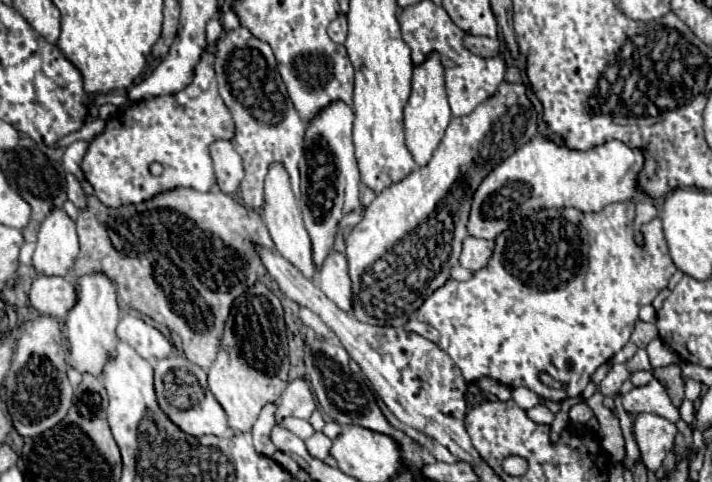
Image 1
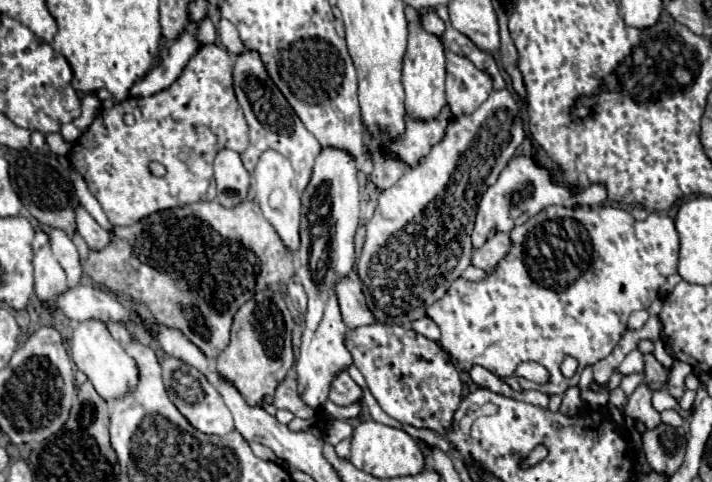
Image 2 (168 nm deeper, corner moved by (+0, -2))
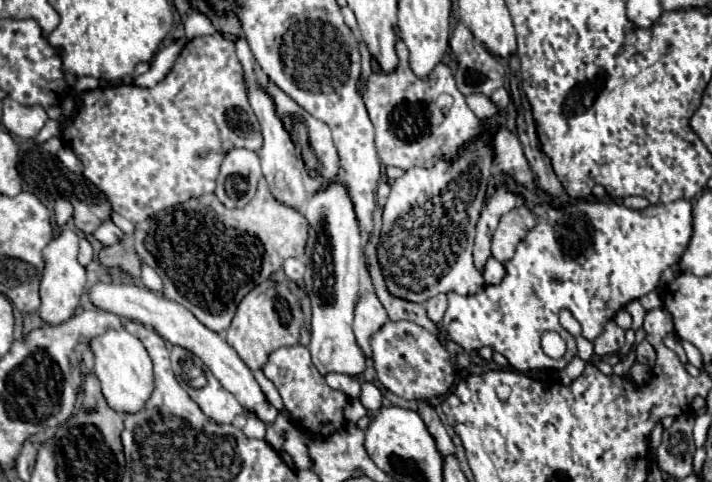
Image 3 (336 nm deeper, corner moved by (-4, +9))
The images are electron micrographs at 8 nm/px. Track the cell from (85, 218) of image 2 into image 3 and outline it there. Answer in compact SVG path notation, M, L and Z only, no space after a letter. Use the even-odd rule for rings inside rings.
M105 221L93 235L103 245L115 245L115 243L119 243L125 237L125 233L115 223L111 223L111 221Z

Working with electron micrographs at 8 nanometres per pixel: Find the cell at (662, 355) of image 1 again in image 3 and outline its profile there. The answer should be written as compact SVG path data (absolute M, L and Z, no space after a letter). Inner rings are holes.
M631 301L625 305L625 311L631 315L633 319L633 329L639 329L641 323L643 323L643 317L645 317L645 309L641 307L639 301Z

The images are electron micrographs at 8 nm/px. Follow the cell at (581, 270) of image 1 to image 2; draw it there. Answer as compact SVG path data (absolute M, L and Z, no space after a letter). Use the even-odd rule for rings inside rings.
M604 203L597 206L586 206L589 208L580 208L584 206L578 206L577 208L551 206L551 208L545 208L543 212L539 212L537 216L533 216L531 220L527 220L525 224L515 226L515 228L509 232L509 236L511 236L511 248L509 248L507 256L497 264L495 272L489 272L489 274L487 274L483 280L479 280L479 282L469 282L469 280L463 280L463 278L455 280L455 282L451 284L451 288L447 290L447 294L445 294L443 298L439 298L435 304L431 304L431 308L427 308L427 318L435 320L435 324L437 324L439 330L441 330L441 338L439 338L441 348L453 358L453 362L455 362L461 370L469 372L473 366L479 364L479 366L487 368L489 372L493 372L495 376L505 378L505 376L513 376L513 374L515 374L515 368L517 368L521 362L533 360L533 362L543 364L543 366L549 370L551 380L541 386L541 384L529 382L529 380L525 380L525 378L519 378L519 384L521 384L523 390L539 390L539 392L551 396L551 394L563 394L567 388L577 386L577 384L579 384L579 376L581 376L581 372L583 372L585 366L591 366L591 364L595 364L595 362L607 358L607 356L615 350L617 342L621 340L623 332L627 330L627 318L631 316L631 312L635 312L635 310L647 310L649 304L657 298L659 288L661 288L661 284L665 284L667 276L677 272L679 236L677 236L673 218L669 218L667 214L657 214L657 212L653 212L653 214L649 214L649 218L647 218L645 222L637 222L637 220L635 220L627 210L623 210L623 208L615 208L615 205L602 205L604 205ZM565 356L573 356L573 358L579 360L579 370L577 370L577 374L575 374L573 378L563 378L563 374L561 374L561 370L559 370L561 360L563 360Z

